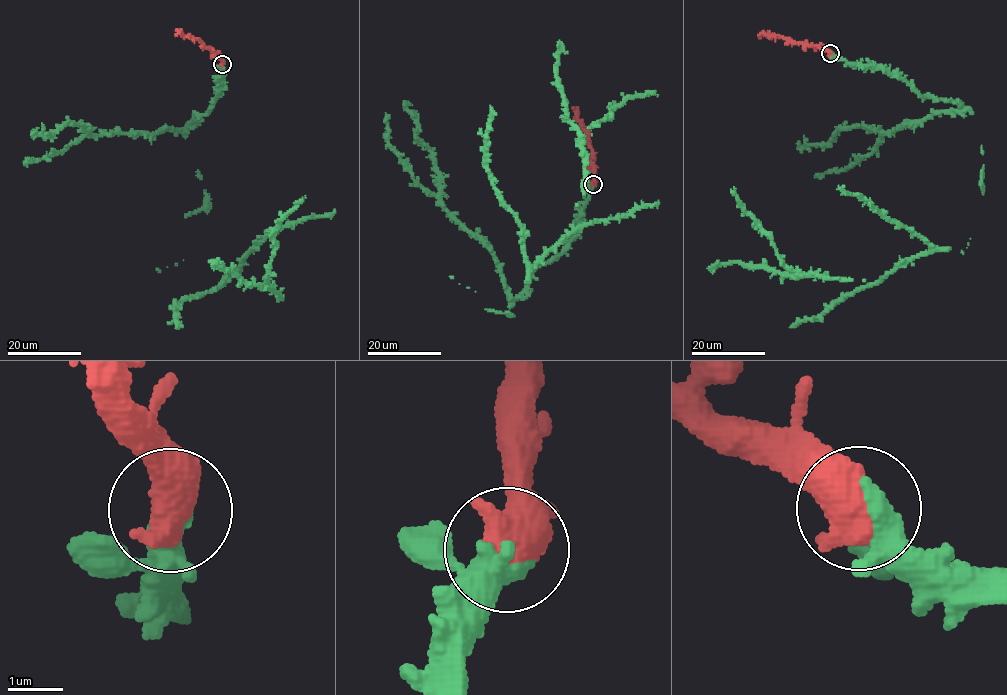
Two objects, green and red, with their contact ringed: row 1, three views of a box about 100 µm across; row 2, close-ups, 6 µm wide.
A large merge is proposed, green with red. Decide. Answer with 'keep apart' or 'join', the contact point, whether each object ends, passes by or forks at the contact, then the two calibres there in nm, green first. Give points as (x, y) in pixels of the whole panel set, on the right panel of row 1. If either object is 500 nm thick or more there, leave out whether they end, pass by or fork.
join; at (830, 53); 300 nm thick on the green side, 750 nm on the other

